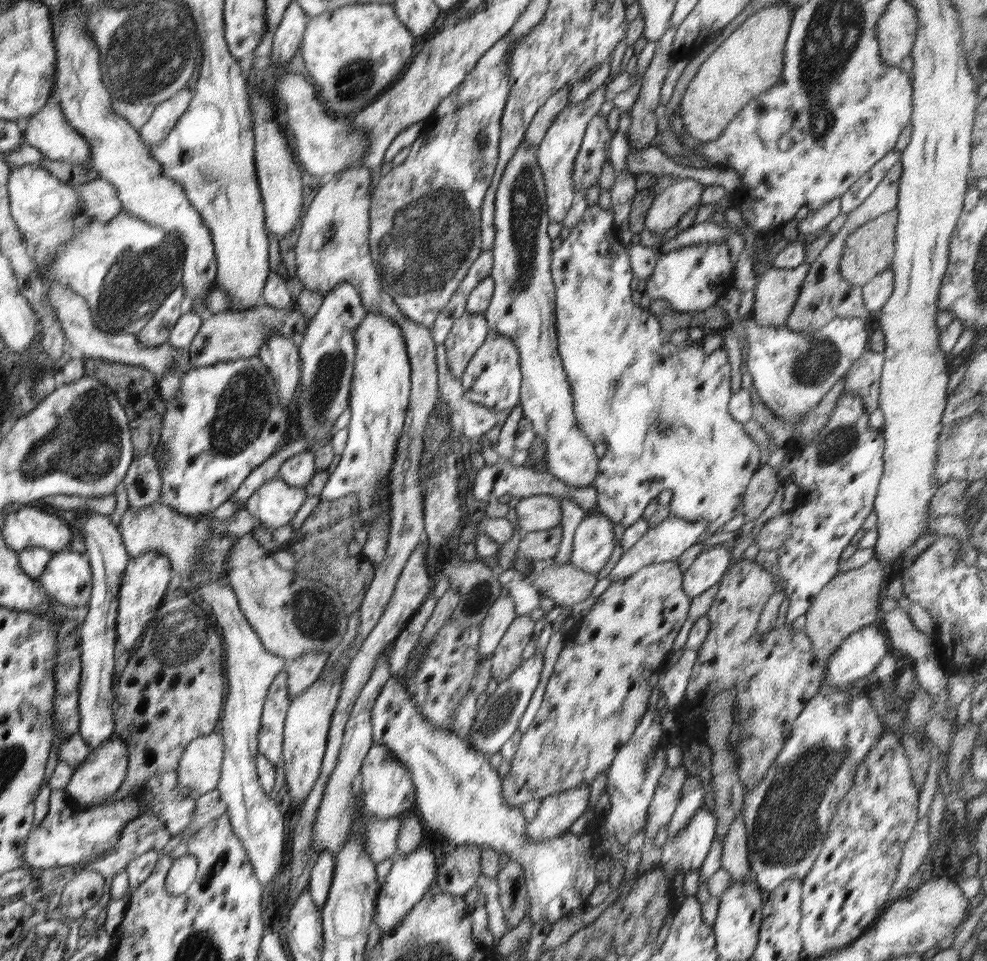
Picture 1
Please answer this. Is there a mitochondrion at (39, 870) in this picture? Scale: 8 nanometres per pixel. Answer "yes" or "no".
no

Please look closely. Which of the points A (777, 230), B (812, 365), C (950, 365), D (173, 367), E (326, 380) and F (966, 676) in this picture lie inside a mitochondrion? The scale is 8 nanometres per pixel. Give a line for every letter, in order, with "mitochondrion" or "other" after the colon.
A: other
B: mitochondrion
C: other
D: other
E: mitochondrion
F: other

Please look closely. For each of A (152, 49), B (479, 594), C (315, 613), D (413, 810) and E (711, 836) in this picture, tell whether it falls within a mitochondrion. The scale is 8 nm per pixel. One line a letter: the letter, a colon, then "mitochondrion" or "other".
A: mitochondrion
B: mitochondrion
C: mitochondrion
D: other
E: other

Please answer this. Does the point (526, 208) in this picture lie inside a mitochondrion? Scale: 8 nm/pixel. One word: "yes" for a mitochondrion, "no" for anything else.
yes

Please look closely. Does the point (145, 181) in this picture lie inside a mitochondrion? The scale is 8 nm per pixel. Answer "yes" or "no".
no

